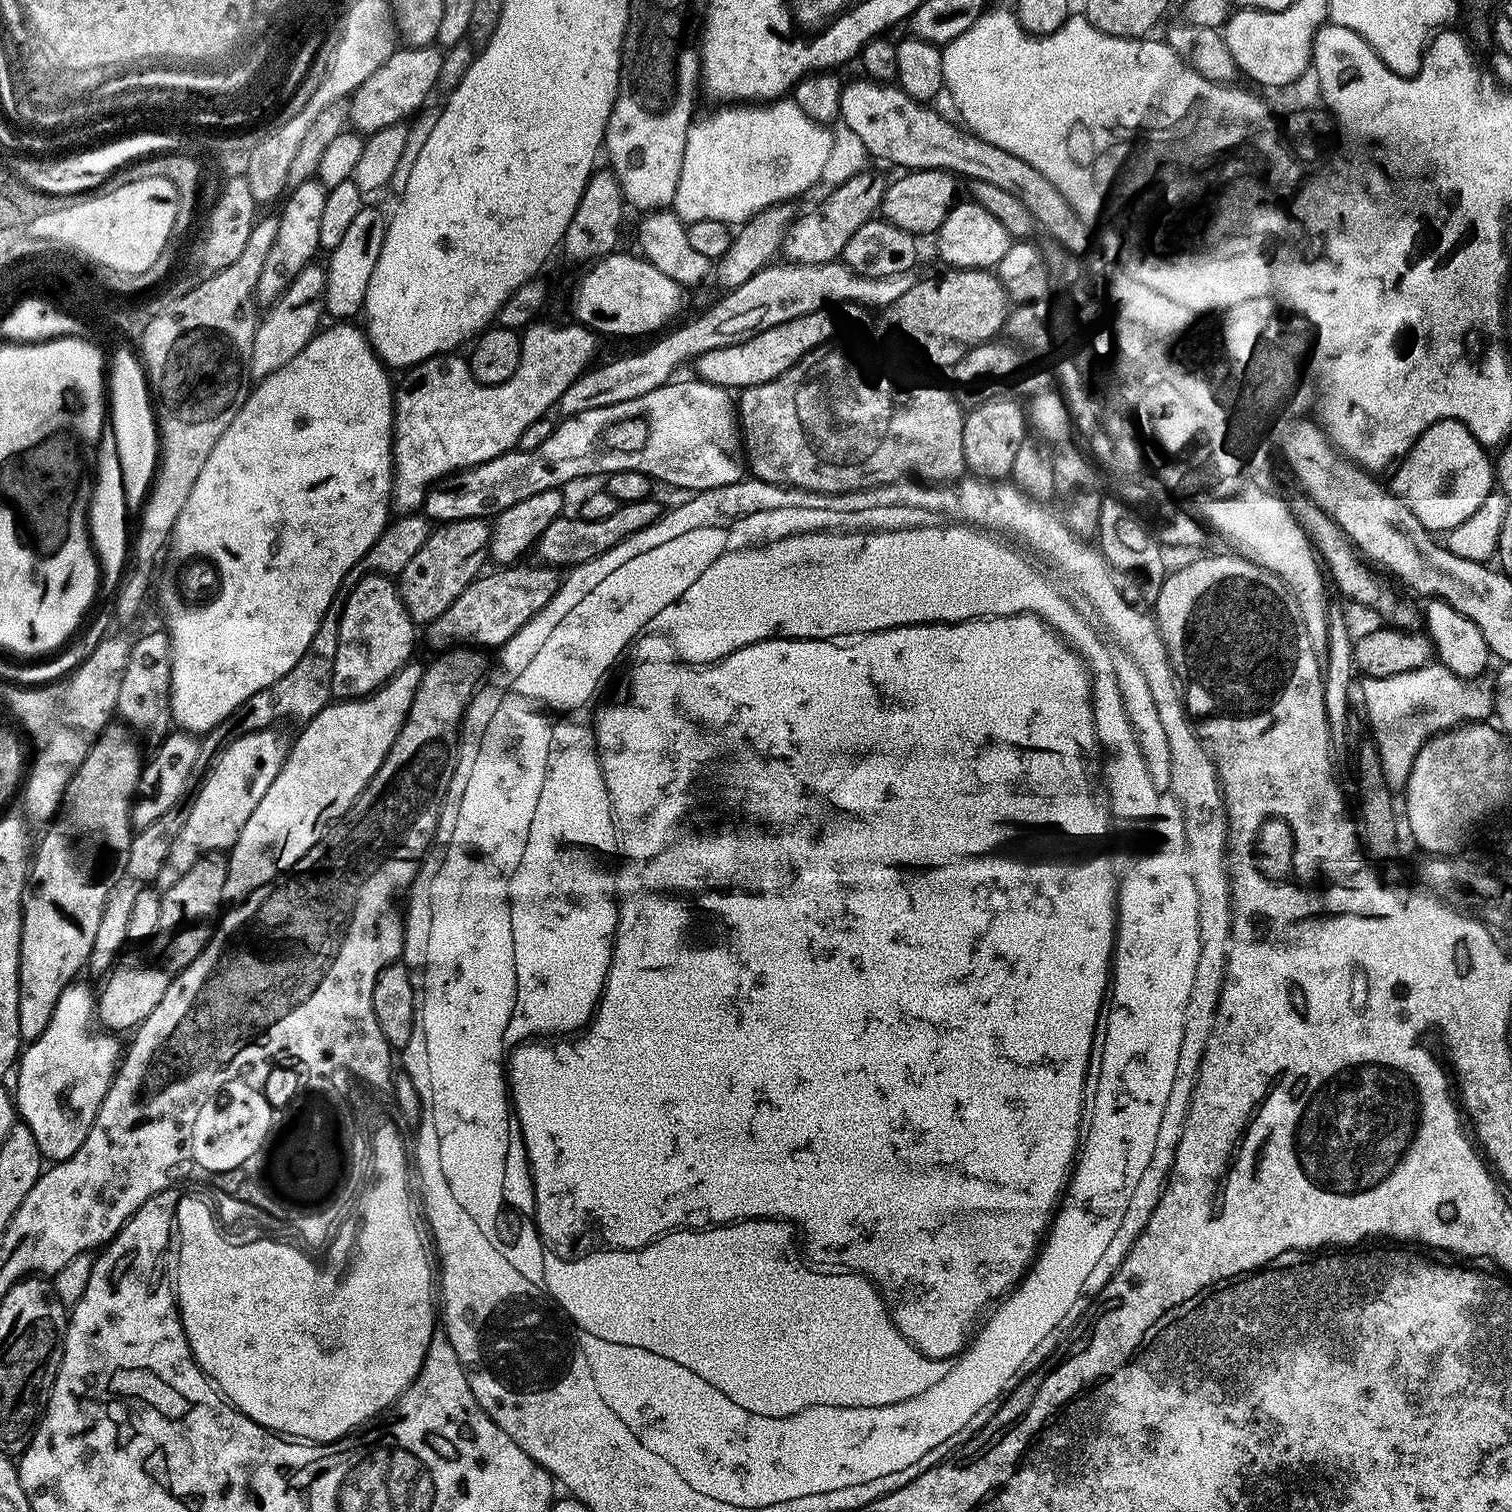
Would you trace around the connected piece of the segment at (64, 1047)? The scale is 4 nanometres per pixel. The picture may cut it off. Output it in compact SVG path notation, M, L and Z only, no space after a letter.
M73 982L65 988L54 1006L50 1022L42 1030L42 1034L21 1051L14 1068L15 1115L29 1128L41 1157L48 1162L69 1160L78 1150L78 1146L86 1142L86 1134L90 1134L90 1126L102 1106L108 1087L112 1085L112 1077L116 1075L122 1050L122 1044L116 1041L119 1039L115 1035L94 1027L94 992L80 983Z

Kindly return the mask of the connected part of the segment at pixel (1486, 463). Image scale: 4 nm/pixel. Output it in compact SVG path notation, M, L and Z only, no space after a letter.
M1444 419L1439 420L1438 423L1432 424L1430 427L1427 428L1423 432L1422 435L1415 442L1415 446L1411 448L1411 450L1407 453L1404 459L1397 465L1395 469L1395 476L1392 484L1390 483L1391 491L1400 497L1400 500L1403 502L1404 505L1407 506L1407 509L1410 510L1412 514L1419 520L1419 524L1422 525L1425 529L1433 534L1446 534L1451 530L1455 529L1458 526L1462 526L1464 521L1468 520L1480 506L1482 506L1482 502L1486 500L1489 493L1494 486L1494 470L1491 466L1490 460L1487 460L1486 456L1487 453L1483 448L1483 445L1480 445L1473 435L1470 434L1468 427L1462 423L1460 420L1452 420L1452 419Z

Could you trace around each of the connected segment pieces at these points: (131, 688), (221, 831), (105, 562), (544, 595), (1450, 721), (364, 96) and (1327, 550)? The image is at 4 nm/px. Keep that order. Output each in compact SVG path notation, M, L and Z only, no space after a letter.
M167 631L148 632L137 640L131 641L132 649L126 658L126 670L122 674L122 686L118 686L118 700L115 715L121 716L123 723L137 737L141 736L149 746L161 744L170 731L172 711L170 711L170 646L168 645Z
M279 727L263 728L257 732L247 732L239 736L230 746L226 746L208 770L207 776L195 789L196 797L192 805L187 805L182 830L178 830L178 838L170 842L170 852L158 870L154 881L157 889L163 890L174 886L198 858L210 852L227 853L234 846L238 834L242 834L242 826L254 814L254 806L262 802L262 794L270 790L270 782L278 778L278 770L282 770L284 759L288 757L289 737L279 732Z
M110 428L100 437L95 465L92 498L89 501L89 537L100 567L101 591L113 593L121 581L126 558L126 514L121 463L118 462L116 435Z
M531 563L504 566L496 570L500 572L477 576L444 613L426 625L422 632L423 643L425 640L436 654L465 646L476 650L499 649L511 636L518 634L518 630L522 630L522 626L526 626L526 622L530 622L530 618L534 618L534 614L538 614L538 610L542 610L560 589L561 577L556 576L555 567Z
M1429 662L1414 671L1390 678L1363 681L1364 685L1360 688L1364 695L1363 715L1366 717L1366 724L1372 727L1370 736L1380 756L1381 770L1388 786L1407 785L1414 758L1428 741L1428 737L1465 722L1487 721L1493 715L1494 684L1491 679L1484 679L1456 676L1443 664Z
M404 46L393 52L381 68L374 70L374 74L370 74L370 78L366 78L366 82L362 82L362 86L358 86L356 91L351 93L351 127L361 134L371 134L415 117L425 107L427 96L437 87L444 55L436 46Z
M1307 495L1289 499L1289 515L1302 528L1303 532L1308 536L1307 541L1313 546L1317 557L1326 562L1328 574L1335 588L1346 598L1364 604L1366 606L1374 605L1378 600L1378 590L1380 584L1377 578L1370 572L1372 571L1357 554L1356 550L1348 540L1345 539L1344 533L1340 531L1336 523L1330 519L1324 511L1316 503L1307 497Z

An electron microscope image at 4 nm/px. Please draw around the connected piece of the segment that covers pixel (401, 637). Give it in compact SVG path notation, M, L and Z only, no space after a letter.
M364 576L351 587L351 590L344 596L344 609L340 615L340 625L338 626L338 654L334 654L334 670L332 671L332 695L342 700L357 700L360 696L368 696L375 688L381 688L395 672L400 671L400 667L409 663L413 659L412 647L418 644L418 628L412 623L410 614L406 610L400 598L400 589L397 581L390 576Z

